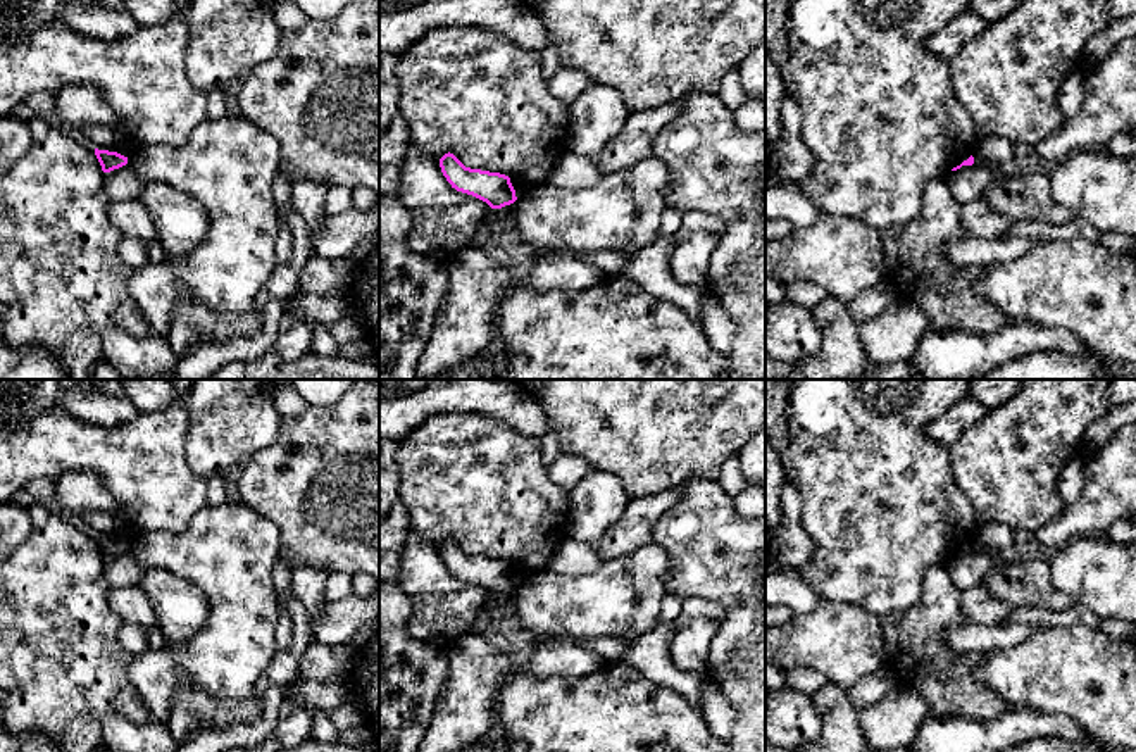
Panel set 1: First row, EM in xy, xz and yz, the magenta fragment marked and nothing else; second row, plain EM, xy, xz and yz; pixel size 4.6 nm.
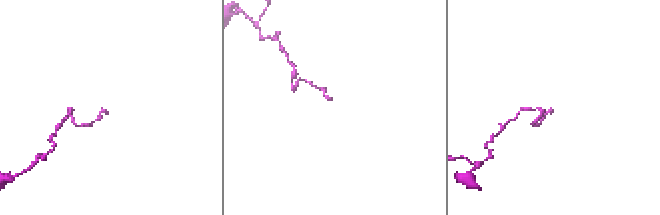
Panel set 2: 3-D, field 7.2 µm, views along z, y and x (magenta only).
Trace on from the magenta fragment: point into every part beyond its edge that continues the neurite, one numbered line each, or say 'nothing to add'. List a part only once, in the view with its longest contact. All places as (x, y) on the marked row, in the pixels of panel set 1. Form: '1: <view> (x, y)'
nothing to add

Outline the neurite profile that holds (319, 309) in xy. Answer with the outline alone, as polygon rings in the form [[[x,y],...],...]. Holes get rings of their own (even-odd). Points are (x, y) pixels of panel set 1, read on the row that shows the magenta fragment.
[[[296,290],[295,295],[284,293],[279,304],[300,310],[310,324],[329,328],[350,310],[353,298],[352,295],[309,295]]]

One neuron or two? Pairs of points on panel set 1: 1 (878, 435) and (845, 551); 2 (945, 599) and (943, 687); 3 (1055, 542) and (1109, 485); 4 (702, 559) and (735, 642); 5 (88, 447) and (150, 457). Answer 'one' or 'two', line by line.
1: one
2: one
3: one
4: one
5: one

